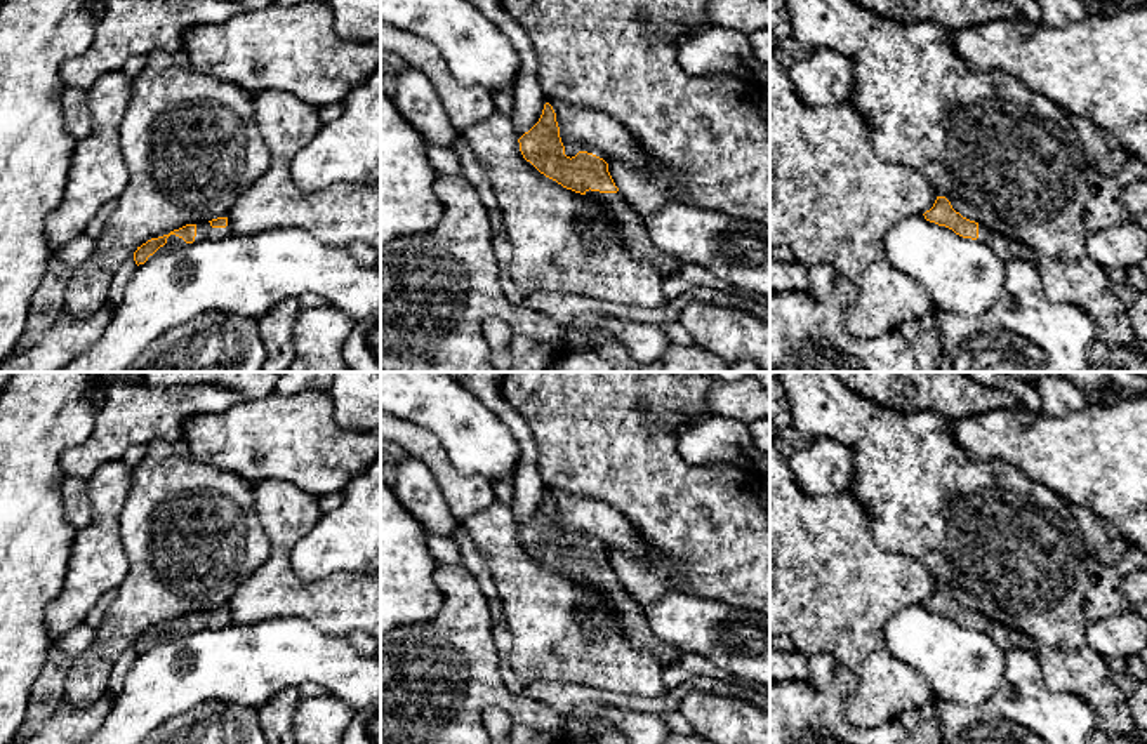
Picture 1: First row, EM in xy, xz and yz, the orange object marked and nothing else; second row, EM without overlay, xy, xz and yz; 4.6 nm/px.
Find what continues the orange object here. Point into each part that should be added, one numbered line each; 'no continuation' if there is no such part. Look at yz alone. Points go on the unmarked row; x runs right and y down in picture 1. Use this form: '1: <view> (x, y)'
1: yz (1007, 637)

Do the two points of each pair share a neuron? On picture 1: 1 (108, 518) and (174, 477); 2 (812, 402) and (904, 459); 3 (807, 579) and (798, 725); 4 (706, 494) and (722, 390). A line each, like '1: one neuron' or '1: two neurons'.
1: two neurons
2: one neuron
3: two neurons
4: two neurons

